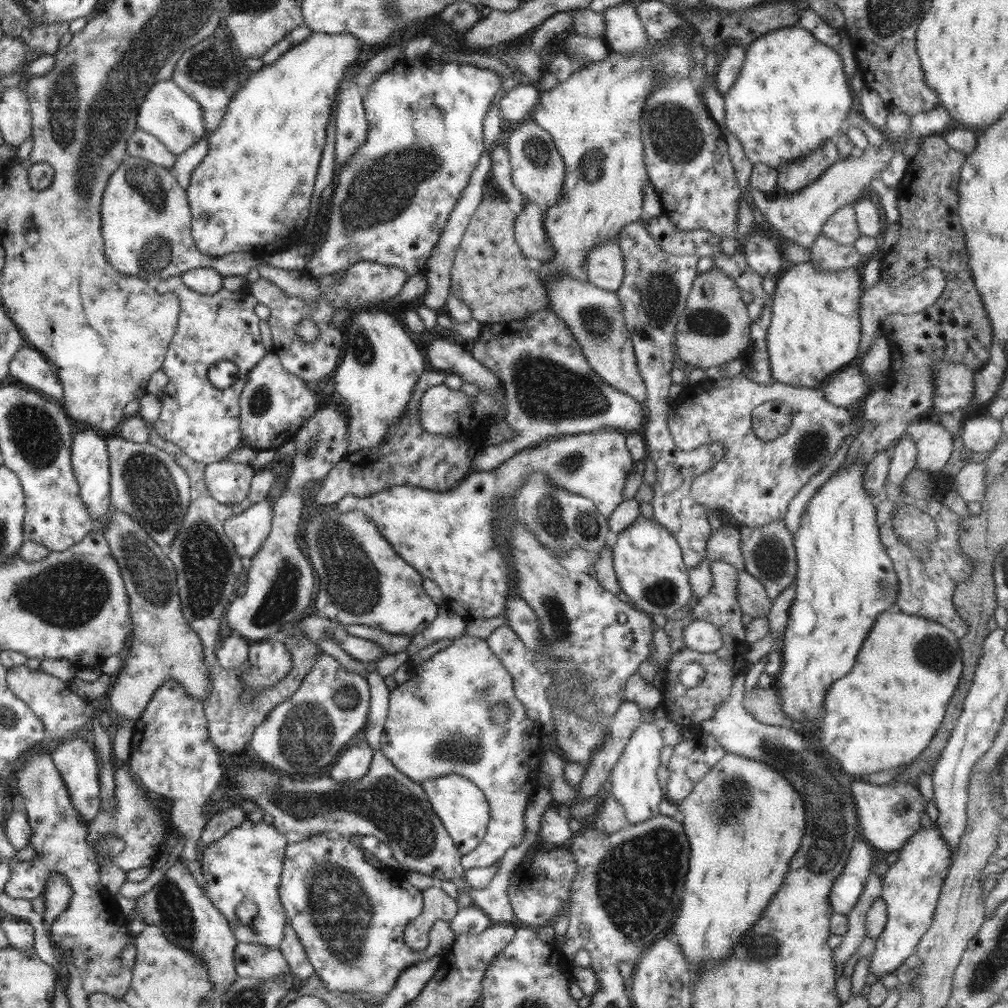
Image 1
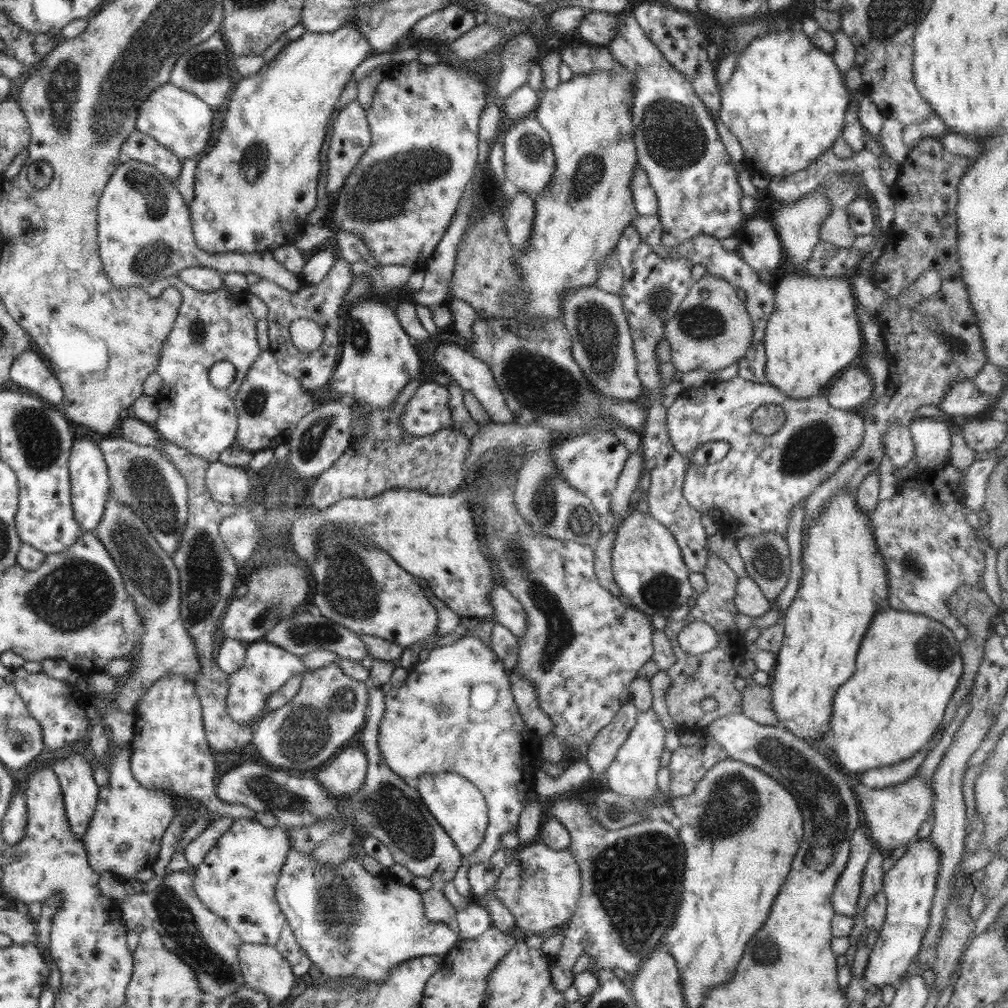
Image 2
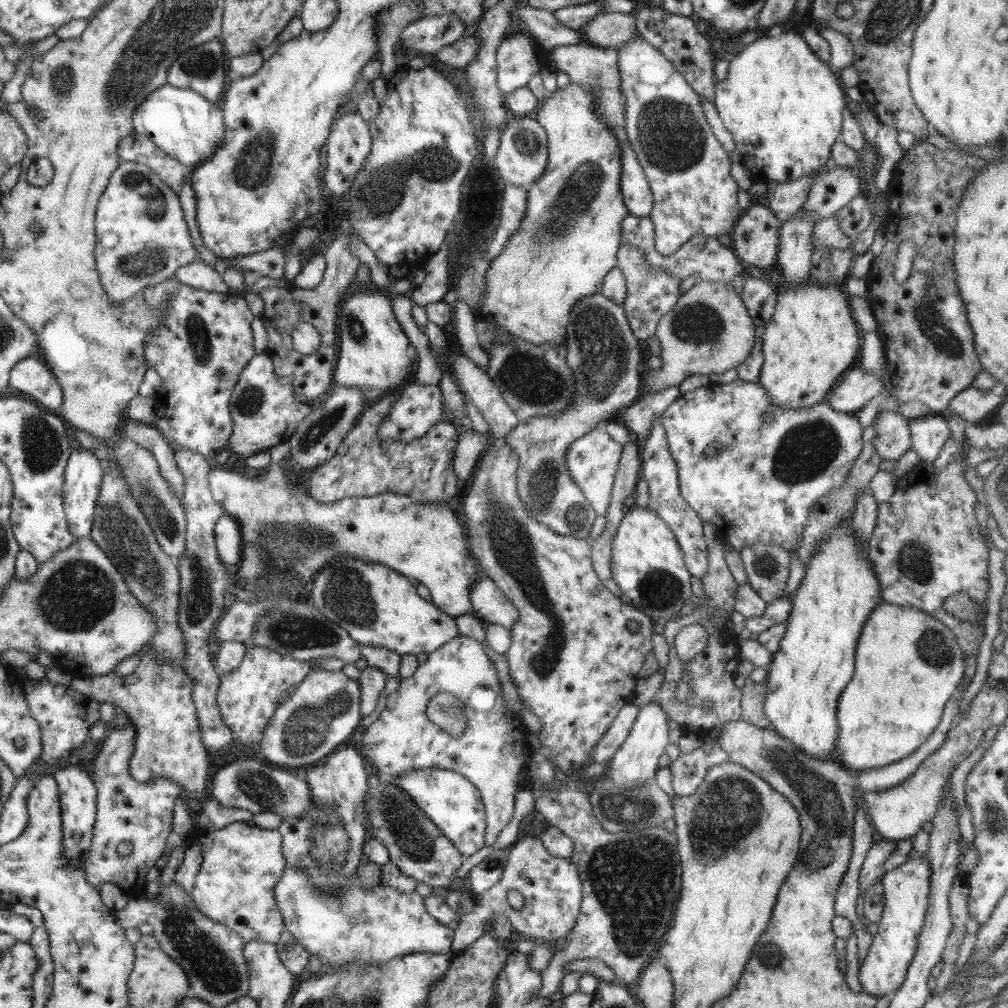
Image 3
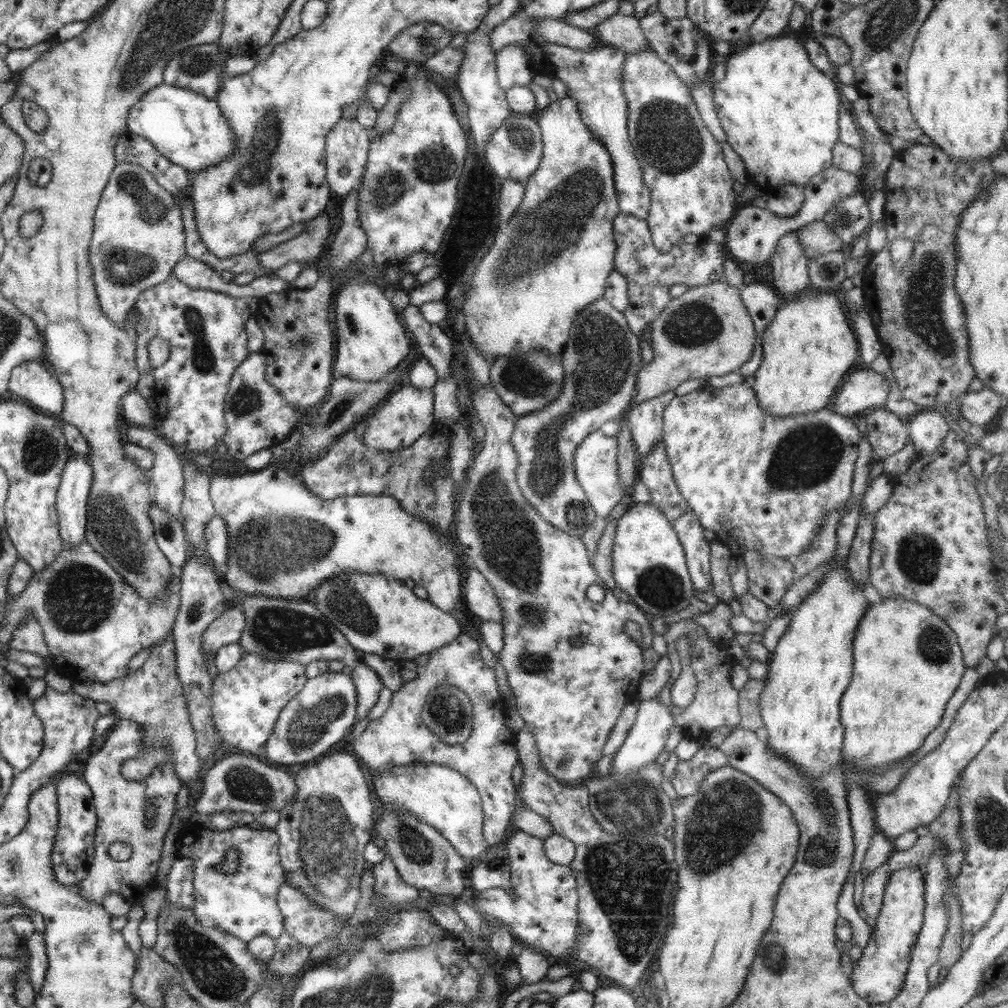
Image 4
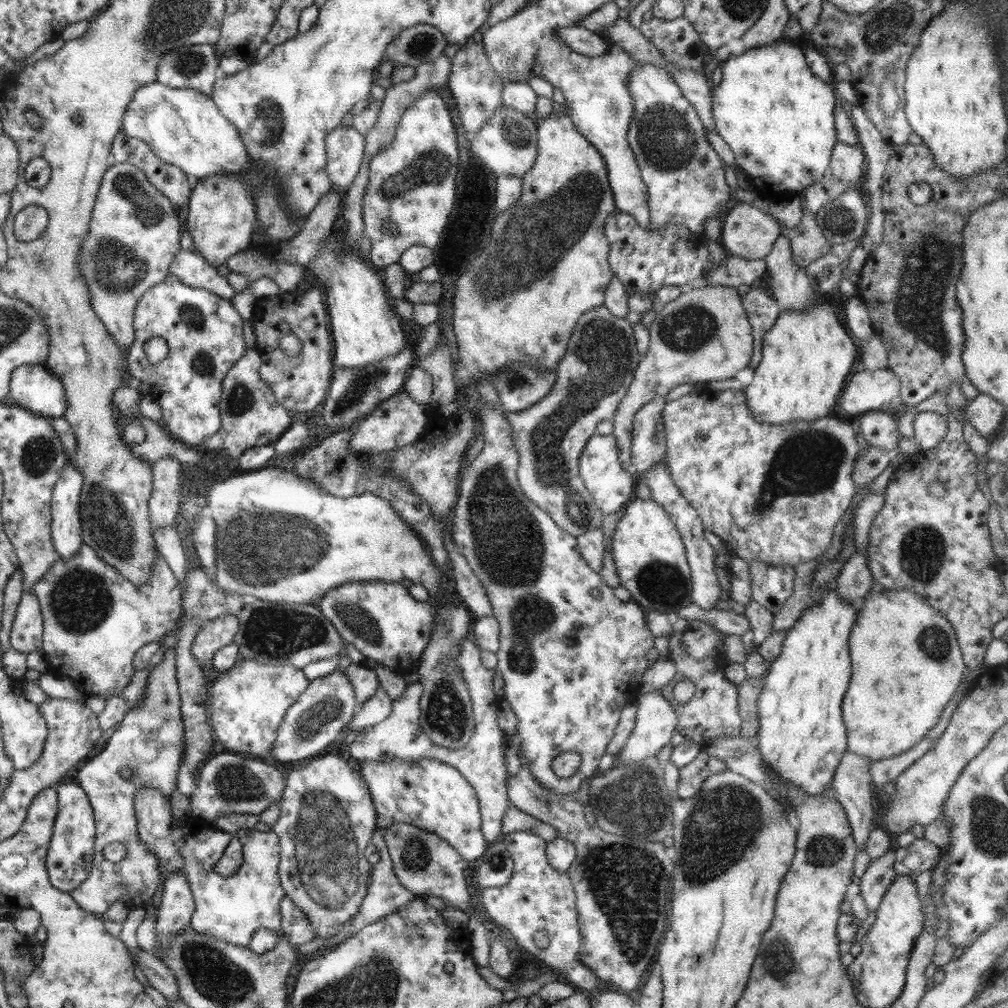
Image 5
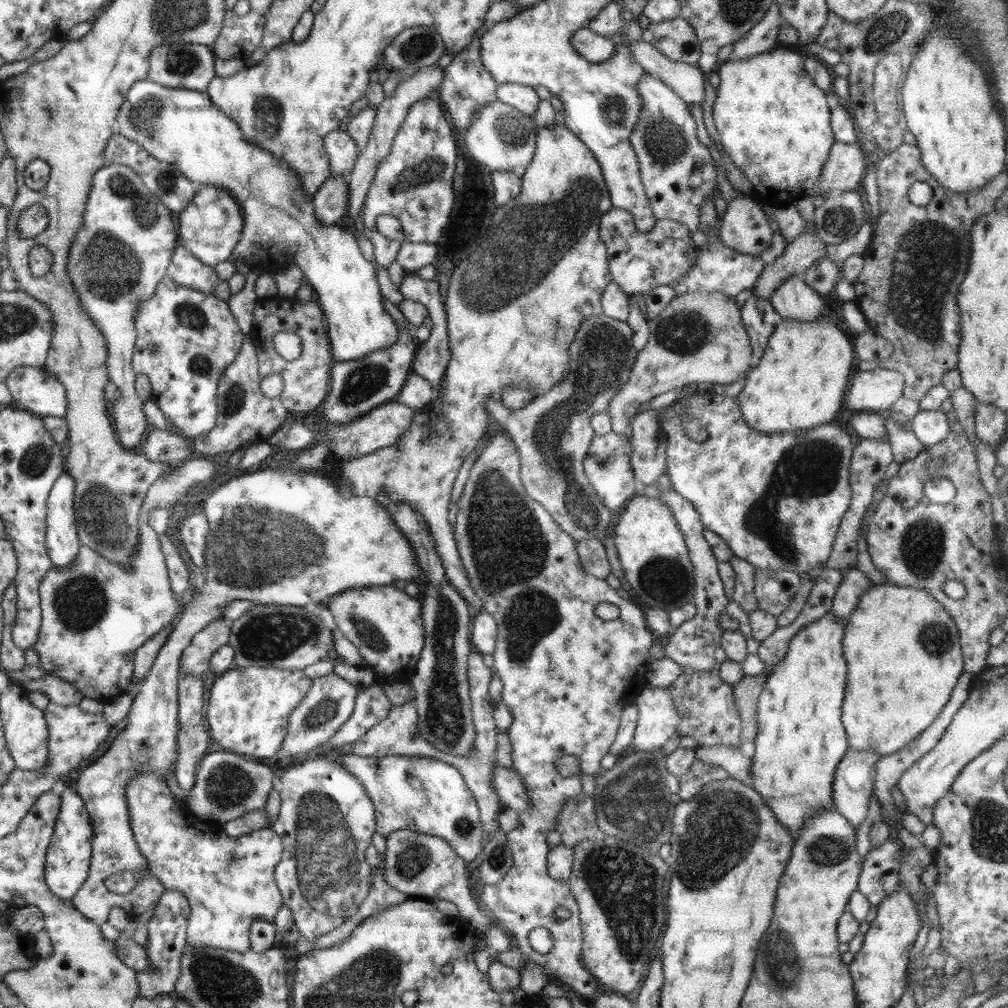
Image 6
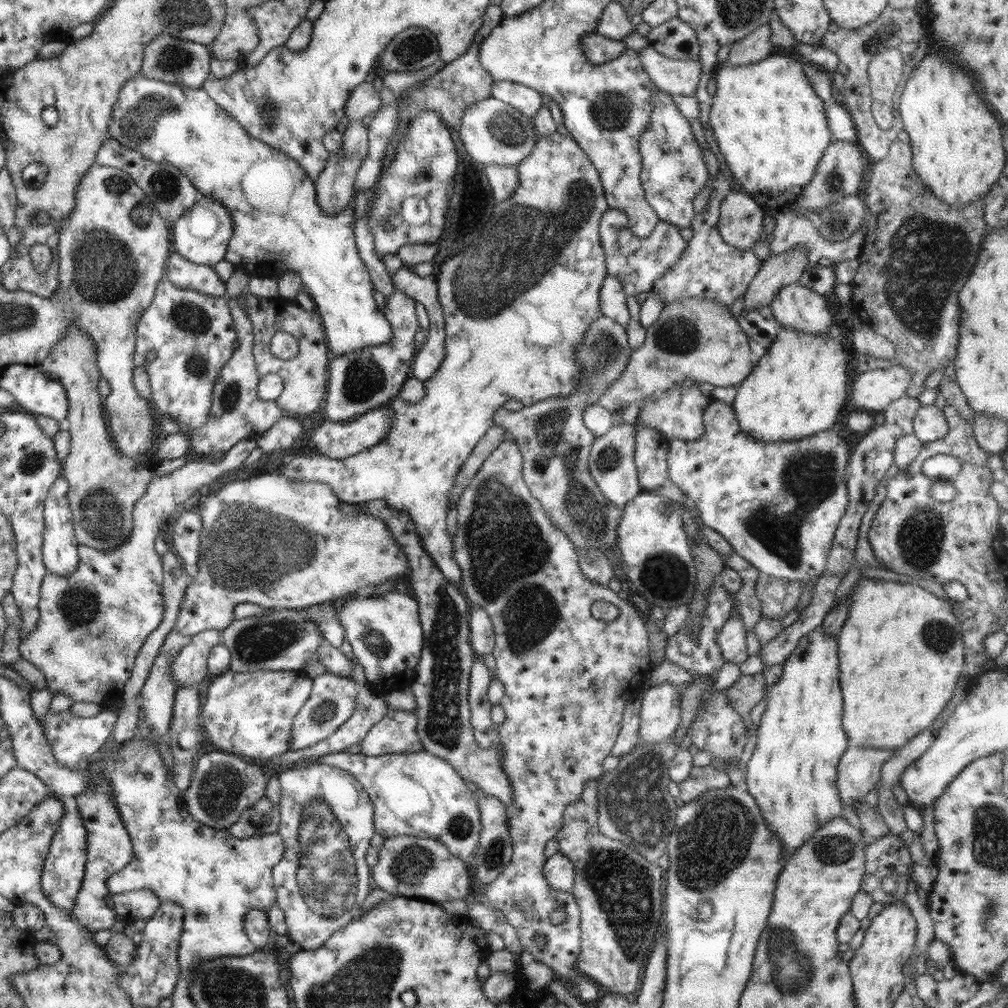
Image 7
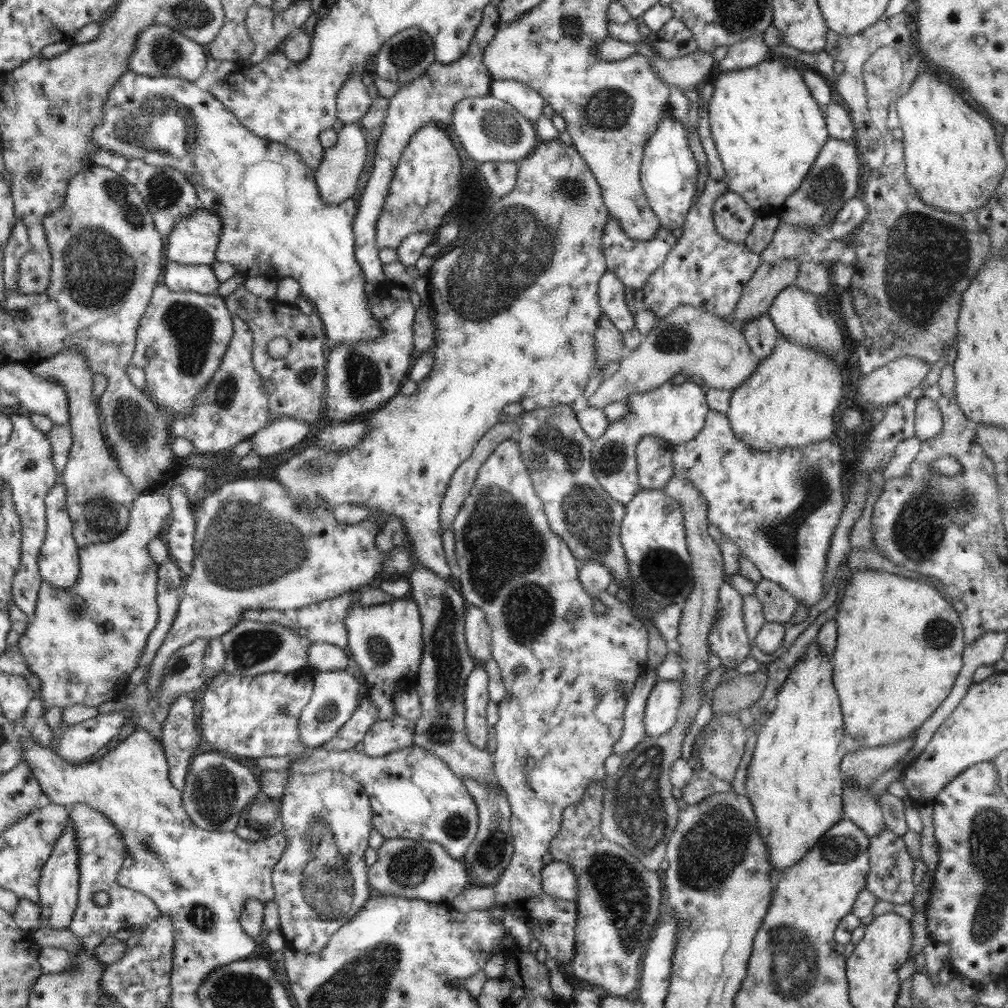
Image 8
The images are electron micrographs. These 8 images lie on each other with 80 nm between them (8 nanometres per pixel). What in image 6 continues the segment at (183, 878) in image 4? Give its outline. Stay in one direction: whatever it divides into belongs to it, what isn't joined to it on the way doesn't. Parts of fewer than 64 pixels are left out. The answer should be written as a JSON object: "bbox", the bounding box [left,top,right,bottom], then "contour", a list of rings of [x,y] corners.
{"bbox":[137,888,190,1000],"contour":[[[171,888],[162,893],[150,921],[146,924],[148,927],[148,940],[145,943],[145,949],[149,962],[155,969],[137,972],[138,997],[142,996],[153,1000],[157,994],[174,992],[175,982],[177,982],[177,978],[181,973],[181,954],[185,950],[185,937],[187,936],[190,913],[190,905],[187,899],[177,888]]]}

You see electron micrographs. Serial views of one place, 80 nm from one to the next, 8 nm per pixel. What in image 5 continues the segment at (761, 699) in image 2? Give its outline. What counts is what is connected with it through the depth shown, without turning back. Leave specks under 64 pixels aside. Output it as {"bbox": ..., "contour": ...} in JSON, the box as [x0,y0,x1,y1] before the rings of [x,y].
{"bbox":[737,677,764,738],"contour":[[[747,677],[744,682],[737,685],[737,703],[739,716],[742,720],[741,735],[744,738],[758,736],[760,724],[757,710],[757,700],[764,685],[764,677]]]}

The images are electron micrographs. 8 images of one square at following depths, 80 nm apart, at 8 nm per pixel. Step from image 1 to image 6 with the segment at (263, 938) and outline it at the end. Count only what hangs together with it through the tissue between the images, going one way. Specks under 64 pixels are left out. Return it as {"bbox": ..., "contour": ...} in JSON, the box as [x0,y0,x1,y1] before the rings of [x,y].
{"bbox":[125,769,283,953],"contour":[[[150,769],[127,782],[125,795],[131,816],[131,829],[140,853],[146,858],[147,870],[162,883],[165,890],[177,888],[190,905],[185,940],[195,946],[204,944],[239,953],[248,951],[251,948],[250,925],[256,919],[273,924],[275,914],[283,905],[282,895],[273,877],[275,866],[282,857],[283,842],[280,835],[266,828],[234,838],[228,836],[217,824],[190,824],[192,820],[188,818],[193,816],[188,816],[188,810],[176,804],[166,781]]]}

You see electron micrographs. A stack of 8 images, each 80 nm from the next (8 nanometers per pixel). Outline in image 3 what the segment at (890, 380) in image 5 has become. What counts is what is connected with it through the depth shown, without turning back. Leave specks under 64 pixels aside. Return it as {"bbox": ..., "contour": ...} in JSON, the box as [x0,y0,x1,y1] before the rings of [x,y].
{"bbox":[826,369,883,413],"contour":[[[850,369],[836,383],[826,401],[836,412],[856,413],[881,390],[883,382],[877,376],[864,369]]]}

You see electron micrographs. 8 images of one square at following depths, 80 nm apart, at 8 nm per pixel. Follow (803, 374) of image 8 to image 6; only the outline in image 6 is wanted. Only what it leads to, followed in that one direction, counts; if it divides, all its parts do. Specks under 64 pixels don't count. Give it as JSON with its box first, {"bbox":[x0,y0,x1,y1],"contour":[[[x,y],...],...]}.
{"bbox":[737,316,854,434],"contour":[[[821,316],[814,322],[783,319],[773,330],[760,362],[748,372],[748,381],[737,395],[743,419],[748,426],[765,434],[816,428],[827,422],[835,422],[844,409],[854,357],[853,343],[828,317]]]}

